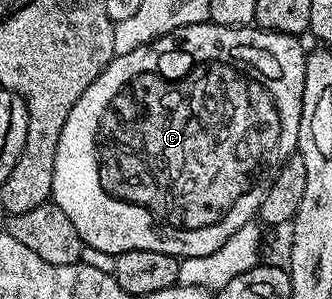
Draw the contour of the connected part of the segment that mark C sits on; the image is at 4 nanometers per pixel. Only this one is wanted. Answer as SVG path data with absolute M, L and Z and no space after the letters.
M204 22L201 24L190 24L184 28L177 29L176 32L169 32L165 36L157 36L153 42L149 42L145 46L141 46L137 50L129 50L129 54L121 54L116 56L114 60L109 62L109 66L105 66L105 70L94 82L89 86L89 90L85 90L85 94L81 94L81 98L77 98L77 102L73 106L73 110L69 110L69 118L65 118L65 126L61 130L59 135L59 141L57 142L57 158L53 162L53 186L51 187L51 200L58 206L61 210L65 210L65 214L69 214L69 218L73 222L73 226L77 226L77 234L82 238L84 245L89 247L95 247L97 250L105 251L111 256L119 256L123 252L128 252L129 250L157 250L161 254L169 254L170 256L177 256L180 258L188 256L199 256L199 255L209 255L213 254L213 250L217 250L219 247L226 242L230 236L237 234L237 230L241 230L241 226L252 223L256 219L259 207L261 206L262 200L259 196L247 196L247 188L250 185L250 179L253 178L253 174L256 173L257 164L261 162L262 156L266 153L268 148L271 148L271 144L275 143L276 135L276 121L275 112L272 112L270 101L267 100L266 93L259 90L259 96L257 94L247 94L243 90L239 90L239 94L233 90L231 92L231 98L229 98L229 84L231 82L225 82L225 84L219 84L217 88L217 82L197 82L193 80L195 72L197 70L190 70L191 64L205 64L205 58L223 58L227 57L229 46L232 44L258 44L258 45L275 45L275 40L285 40L285 44L288 46L297 46L301 43L300 37L290 36L289 34L281 34L280 32L267 32L264 28L258 26L248 26L246 28L226 28L220 24L213 24L210 22Z

